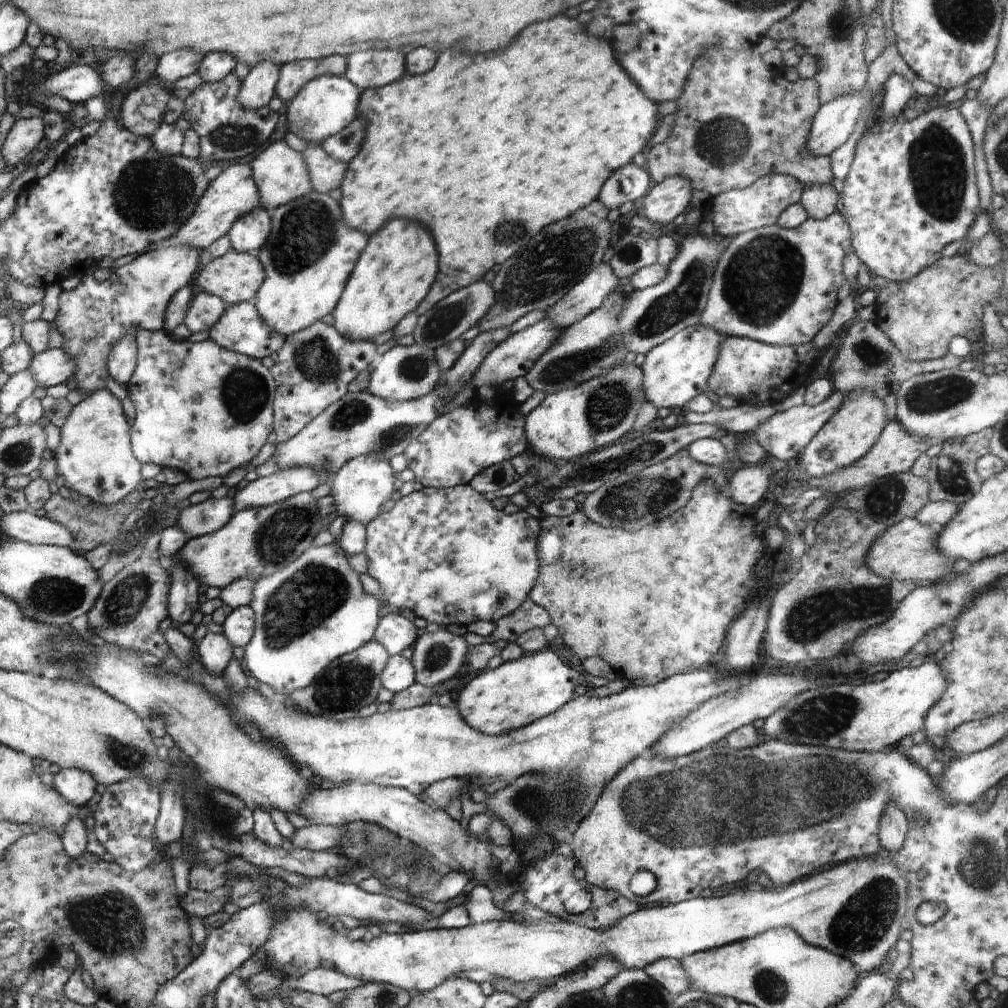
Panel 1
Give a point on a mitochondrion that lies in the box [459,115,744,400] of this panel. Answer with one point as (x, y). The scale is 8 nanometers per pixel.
(551, 263)

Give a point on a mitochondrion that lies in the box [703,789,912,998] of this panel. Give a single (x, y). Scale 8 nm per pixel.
(862, 922)

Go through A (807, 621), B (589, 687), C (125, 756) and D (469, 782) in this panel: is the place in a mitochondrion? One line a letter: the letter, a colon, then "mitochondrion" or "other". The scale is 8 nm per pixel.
A: mitochondrion
B: other
C: mitochondrion
D: other

